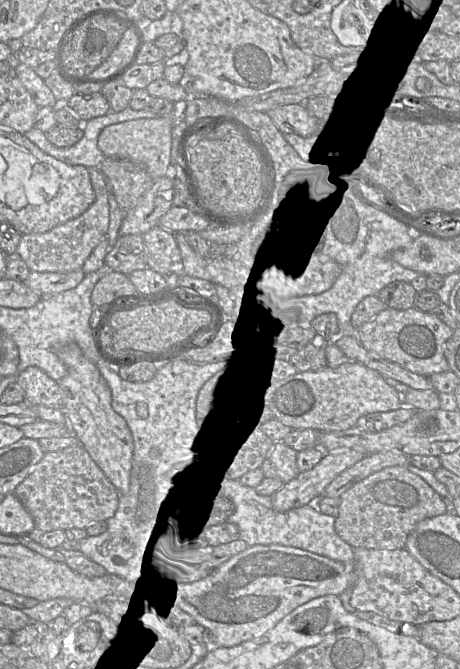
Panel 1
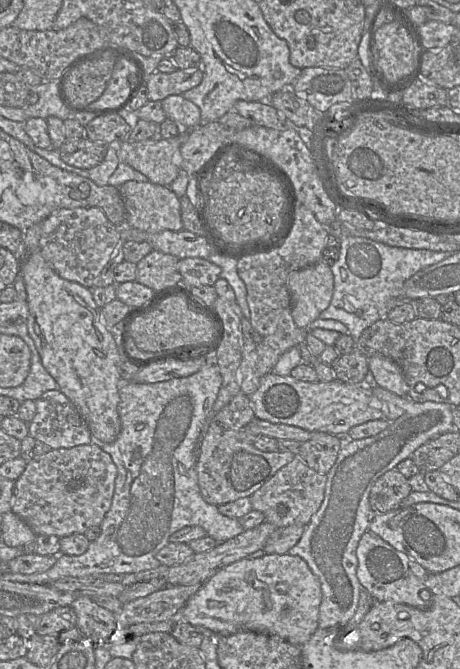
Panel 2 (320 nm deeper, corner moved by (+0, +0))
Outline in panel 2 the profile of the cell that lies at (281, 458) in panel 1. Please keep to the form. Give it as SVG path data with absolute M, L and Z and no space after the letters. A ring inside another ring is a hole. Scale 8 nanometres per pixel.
M295 455L290 463L279 469L250 496L252 508L262 512L266 521L277 528L295 524L307 526L323 503L326 482L326 475L308 467L298 455Z

